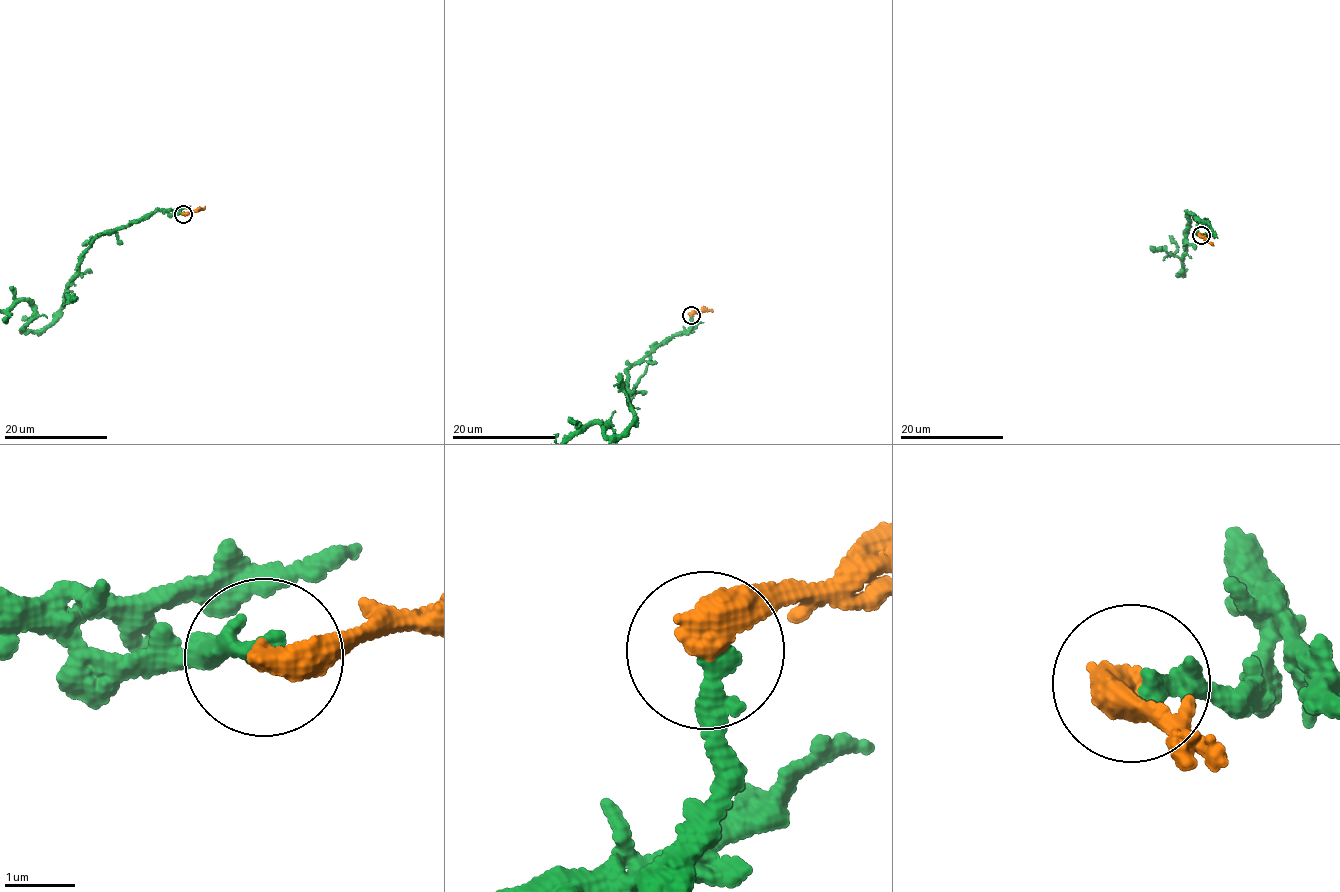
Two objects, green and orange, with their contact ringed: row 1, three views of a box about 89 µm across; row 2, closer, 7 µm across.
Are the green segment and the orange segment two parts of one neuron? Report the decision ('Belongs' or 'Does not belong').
Does not belong

